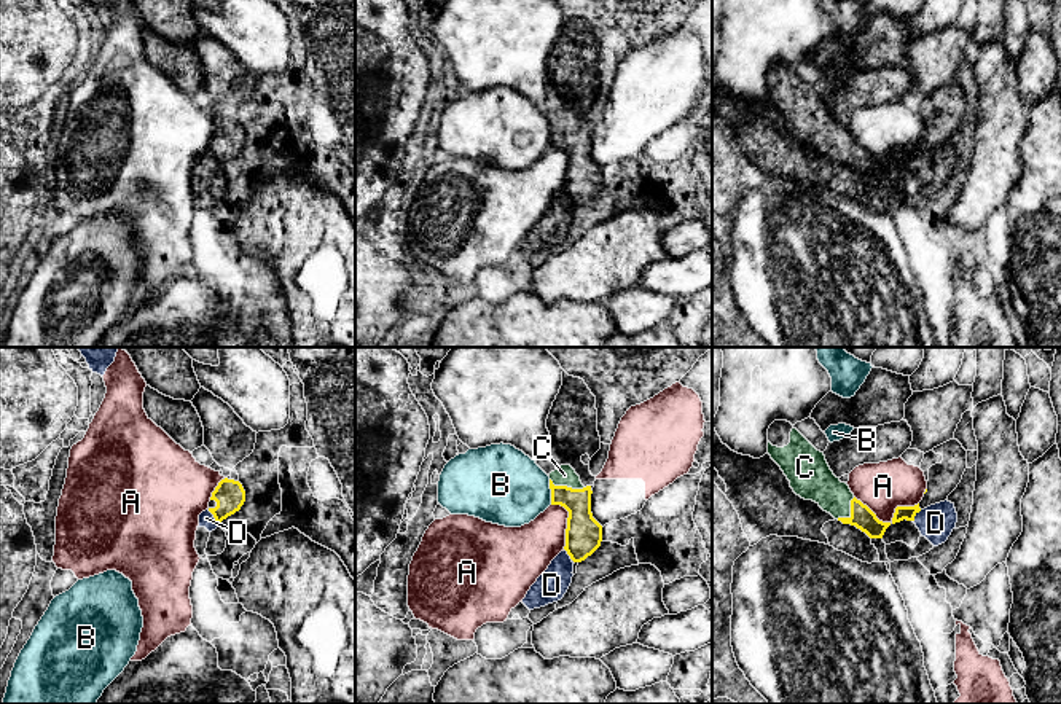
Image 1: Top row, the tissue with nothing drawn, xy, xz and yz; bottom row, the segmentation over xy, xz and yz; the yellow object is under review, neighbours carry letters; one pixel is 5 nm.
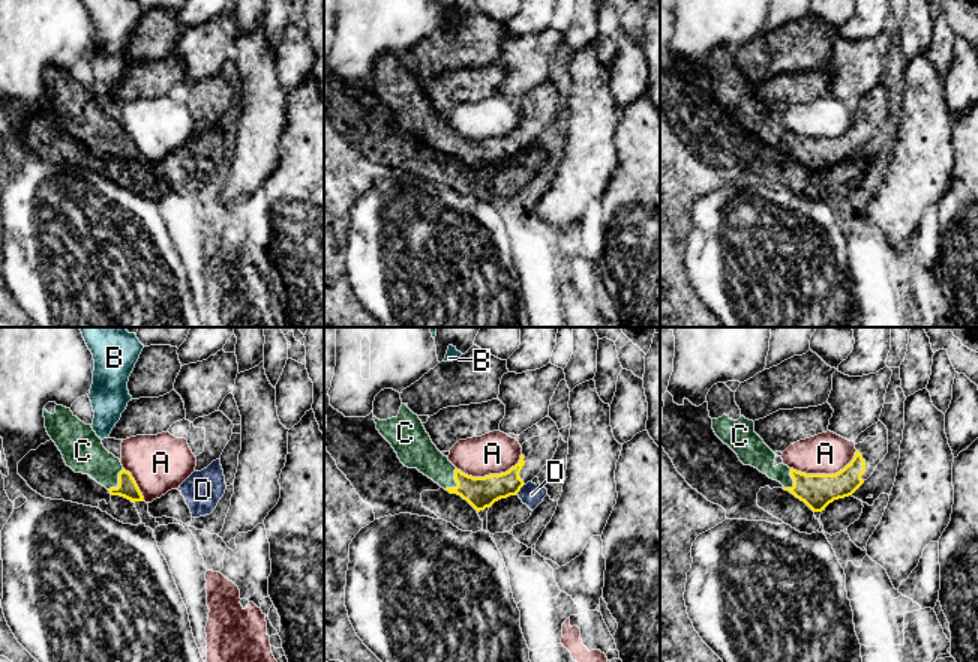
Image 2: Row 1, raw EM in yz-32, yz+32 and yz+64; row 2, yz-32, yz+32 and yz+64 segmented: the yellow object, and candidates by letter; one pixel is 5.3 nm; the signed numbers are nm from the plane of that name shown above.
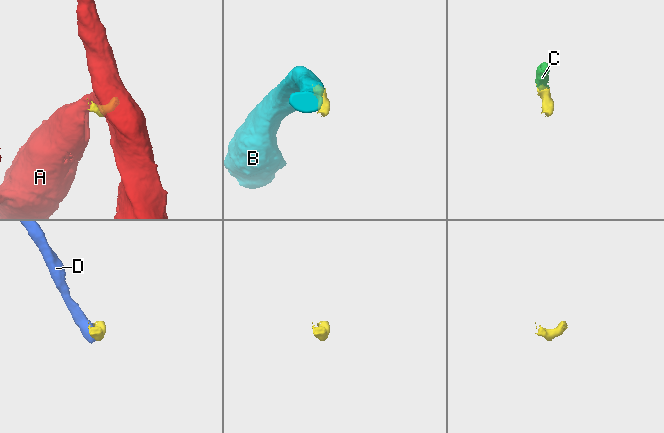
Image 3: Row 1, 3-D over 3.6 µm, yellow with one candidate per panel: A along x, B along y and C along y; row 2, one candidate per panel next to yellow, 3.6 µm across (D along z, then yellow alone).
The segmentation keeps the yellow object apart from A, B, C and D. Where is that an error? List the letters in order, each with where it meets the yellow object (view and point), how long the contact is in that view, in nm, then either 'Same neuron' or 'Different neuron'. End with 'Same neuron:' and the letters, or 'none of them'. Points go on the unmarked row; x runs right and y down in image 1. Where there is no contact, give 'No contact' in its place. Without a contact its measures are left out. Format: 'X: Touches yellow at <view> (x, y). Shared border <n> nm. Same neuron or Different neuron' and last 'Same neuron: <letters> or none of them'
A: Touches yellow at yz (889, 166). Shared border 340 nm. Different neuron
B: Touches yellow at xz (552, 136). Shared border 130 nm. Different neuron
C: Touches yellow at xz (566, 129). Shared border 180 nm. Same neuron
D: Touches yellow at xy (214, 160). Shared border 110 nm. Different neuron
Same neuron: C

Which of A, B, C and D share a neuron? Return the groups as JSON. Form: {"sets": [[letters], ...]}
{"sets": [["A"], ["B"], ["C"], ["D"]]}

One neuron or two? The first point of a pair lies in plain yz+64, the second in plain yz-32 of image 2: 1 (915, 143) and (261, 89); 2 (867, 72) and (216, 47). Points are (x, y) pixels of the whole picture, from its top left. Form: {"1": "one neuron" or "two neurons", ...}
{"1": "one neuron", "2": "one neuron"}

